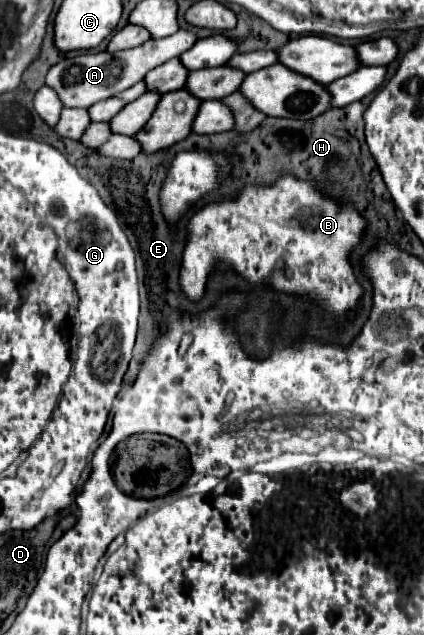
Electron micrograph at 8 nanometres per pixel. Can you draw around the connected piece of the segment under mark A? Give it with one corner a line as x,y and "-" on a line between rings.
178,30
176,34
160,40
148,40
136,48
122,50
116,54
98,52
98,54
84,54
74,58
64,58
56,66
52,66
46,74
46,86
56,90
64,108
88,108
104,98
112,98
122,90
134,86
144,78
144,74
170,58
178,58
182,52
192,48
196,36
188,30

